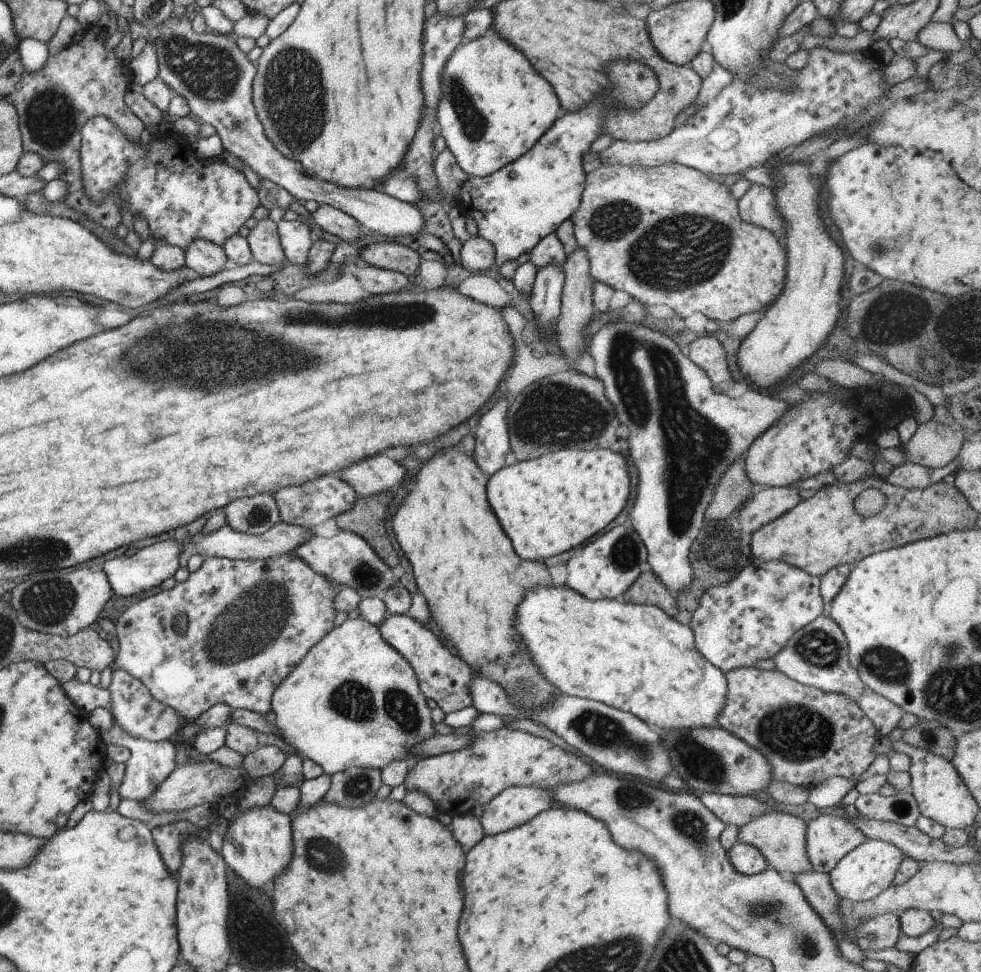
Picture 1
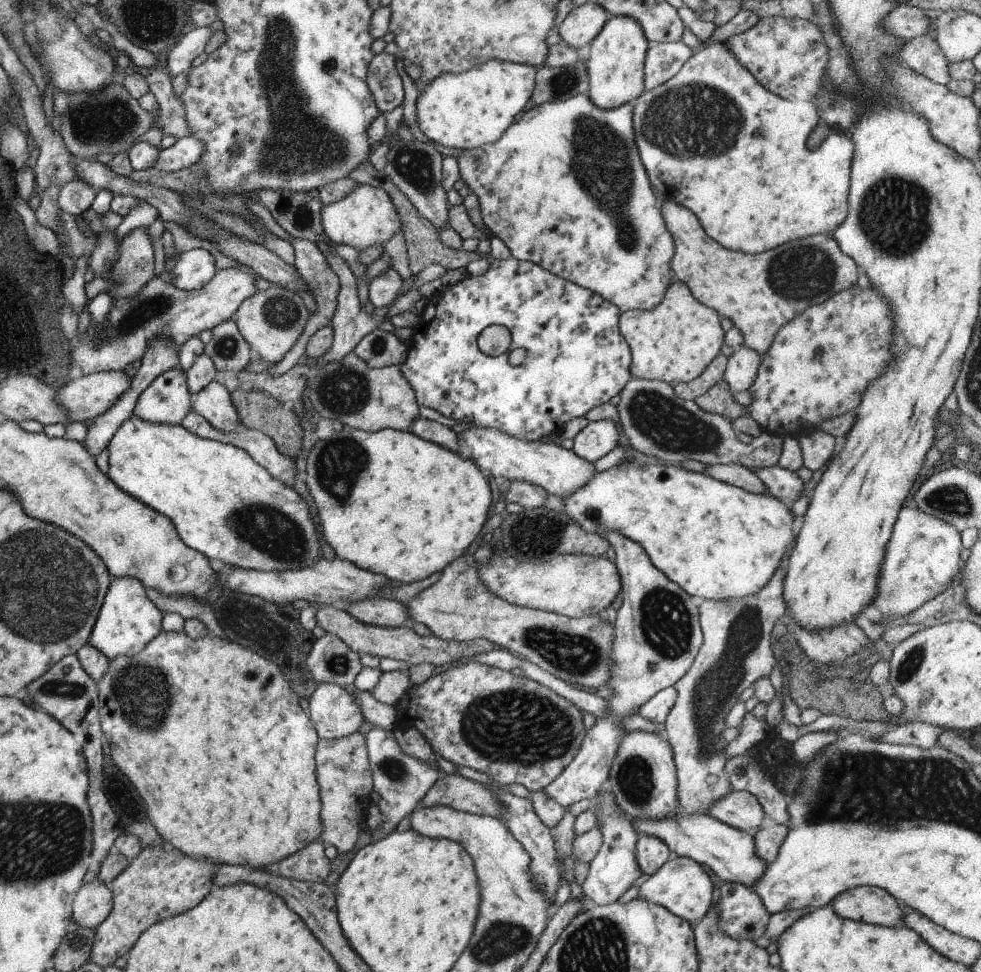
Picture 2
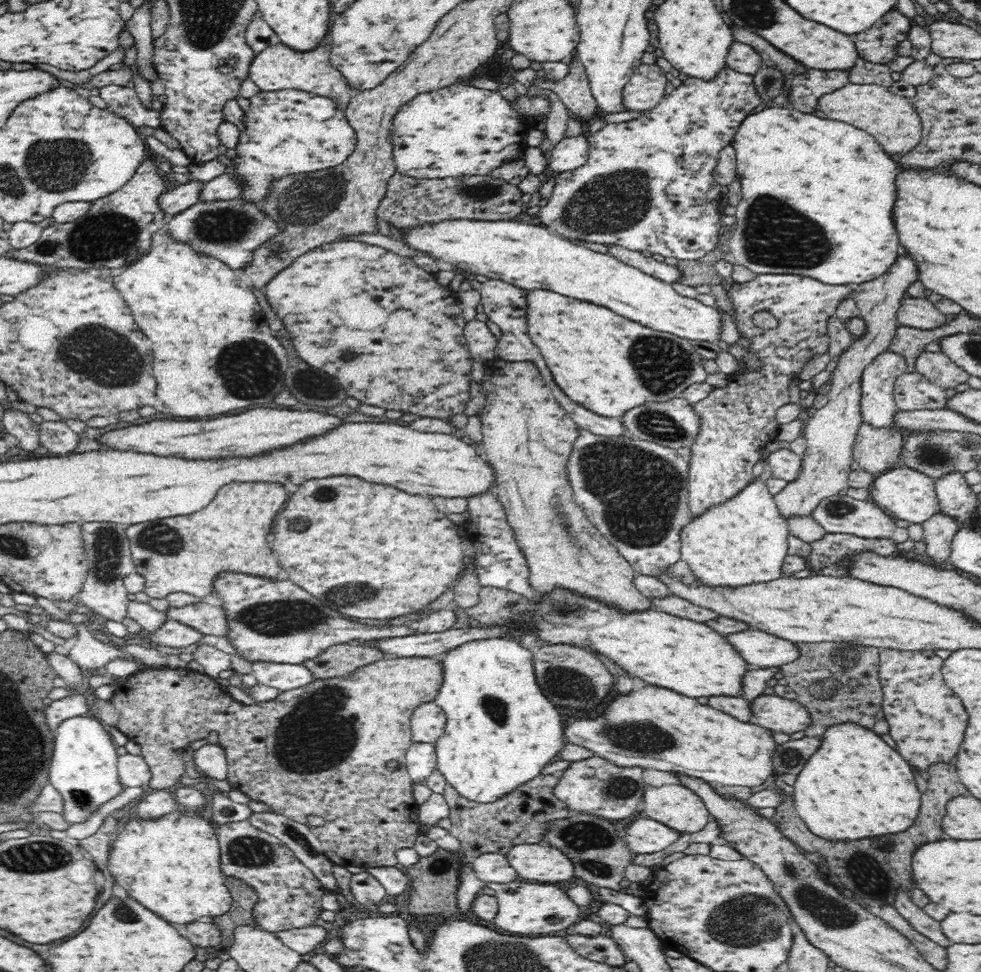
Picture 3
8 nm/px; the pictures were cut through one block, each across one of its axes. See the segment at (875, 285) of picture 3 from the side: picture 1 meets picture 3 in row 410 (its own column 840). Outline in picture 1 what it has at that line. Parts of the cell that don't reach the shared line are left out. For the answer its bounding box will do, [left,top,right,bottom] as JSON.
[804,812,866,873]

